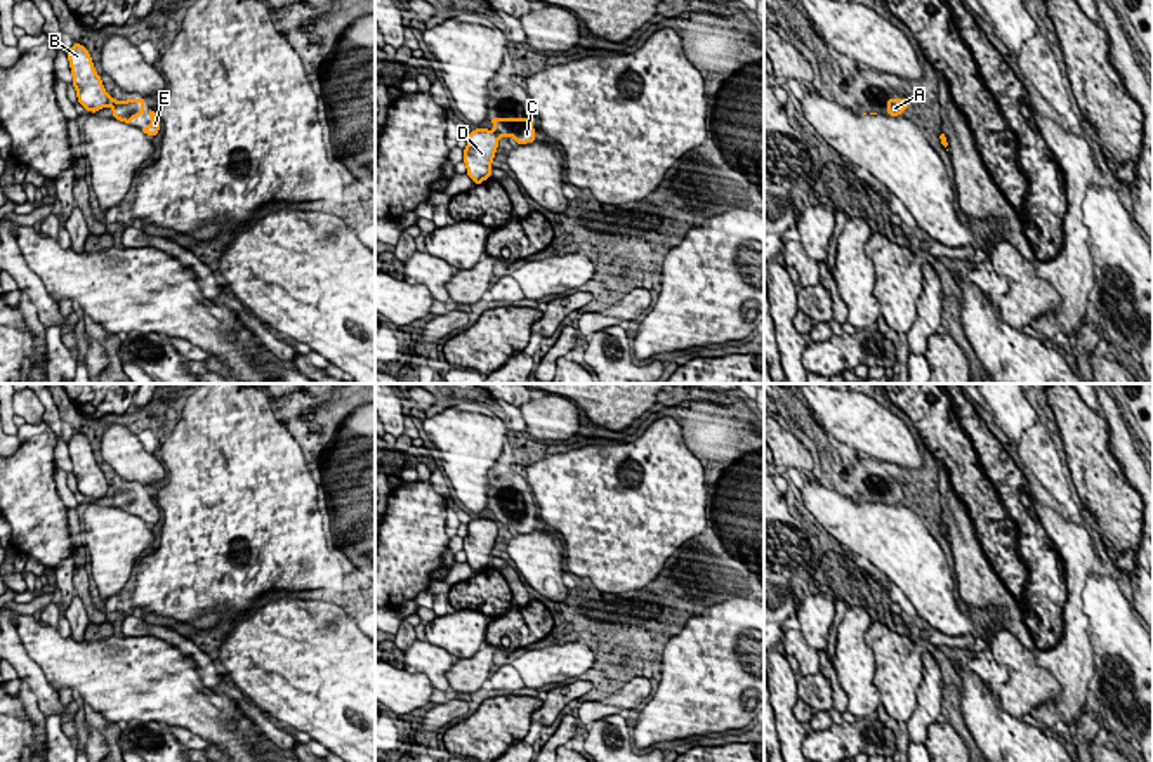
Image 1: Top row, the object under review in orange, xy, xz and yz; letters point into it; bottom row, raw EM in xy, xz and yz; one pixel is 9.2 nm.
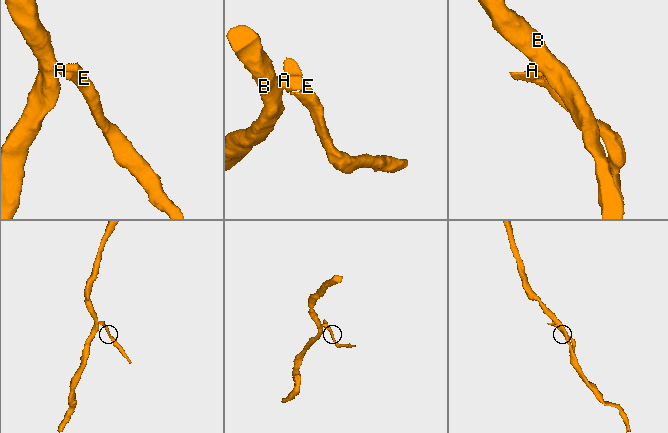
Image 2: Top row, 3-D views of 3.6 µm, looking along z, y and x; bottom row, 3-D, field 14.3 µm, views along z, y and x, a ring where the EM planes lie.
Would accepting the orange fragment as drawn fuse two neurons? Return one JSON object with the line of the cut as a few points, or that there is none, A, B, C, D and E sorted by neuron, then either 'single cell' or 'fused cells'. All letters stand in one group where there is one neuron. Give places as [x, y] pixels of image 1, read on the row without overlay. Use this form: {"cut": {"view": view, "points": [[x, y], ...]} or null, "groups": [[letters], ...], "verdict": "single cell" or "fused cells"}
{"cut": {"view": "xy", "points": [[112, 488], [108, 493]]}, "groups": [["A", "C", "E"], ["B", "D"]], "verdict": "fused cells"}

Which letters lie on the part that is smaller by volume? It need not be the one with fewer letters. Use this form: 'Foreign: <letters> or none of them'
Foreign: A, C, E

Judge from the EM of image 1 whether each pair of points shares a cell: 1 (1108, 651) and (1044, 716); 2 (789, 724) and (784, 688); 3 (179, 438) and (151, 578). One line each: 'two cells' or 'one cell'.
1: two cells
2: one cell
3: one cell

